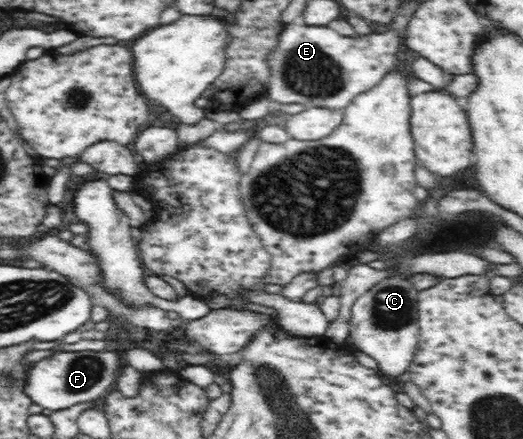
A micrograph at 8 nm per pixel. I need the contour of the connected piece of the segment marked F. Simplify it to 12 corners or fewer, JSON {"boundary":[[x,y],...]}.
{"boundary":[[56,352],[34,363],[30,400],[59,411],[104,398],[122,357]]}

